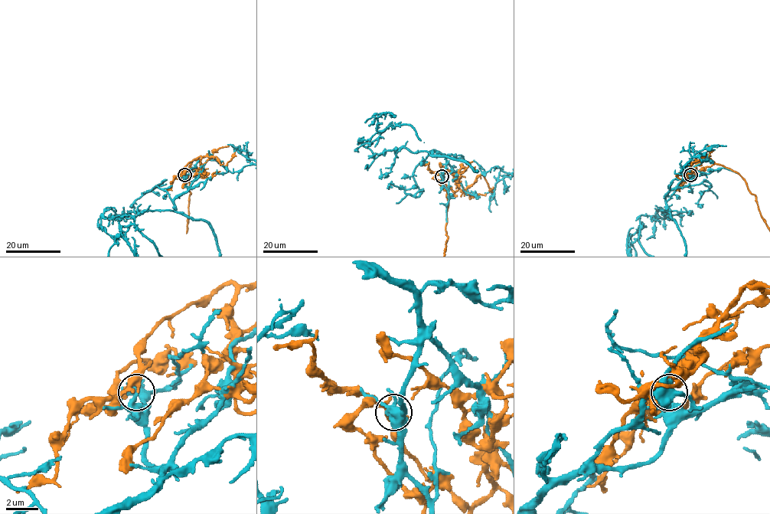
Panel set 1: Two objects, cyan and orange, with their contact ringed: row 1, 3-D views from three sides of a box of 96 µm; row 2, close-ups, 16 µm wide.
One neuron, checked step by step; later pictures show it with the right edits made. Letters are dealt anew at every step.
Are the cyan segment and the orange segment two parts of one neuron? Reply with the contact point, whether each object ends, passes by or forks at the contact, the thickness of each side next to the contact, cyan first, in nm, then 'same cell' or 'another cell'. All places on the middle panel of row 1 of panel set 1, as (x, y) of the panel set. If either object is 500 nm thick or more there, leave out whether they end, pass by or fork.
at (442, 176); cyan ends there; orange passes by; 360 nm thick on the cyan side, 240 nm on the other; another cell

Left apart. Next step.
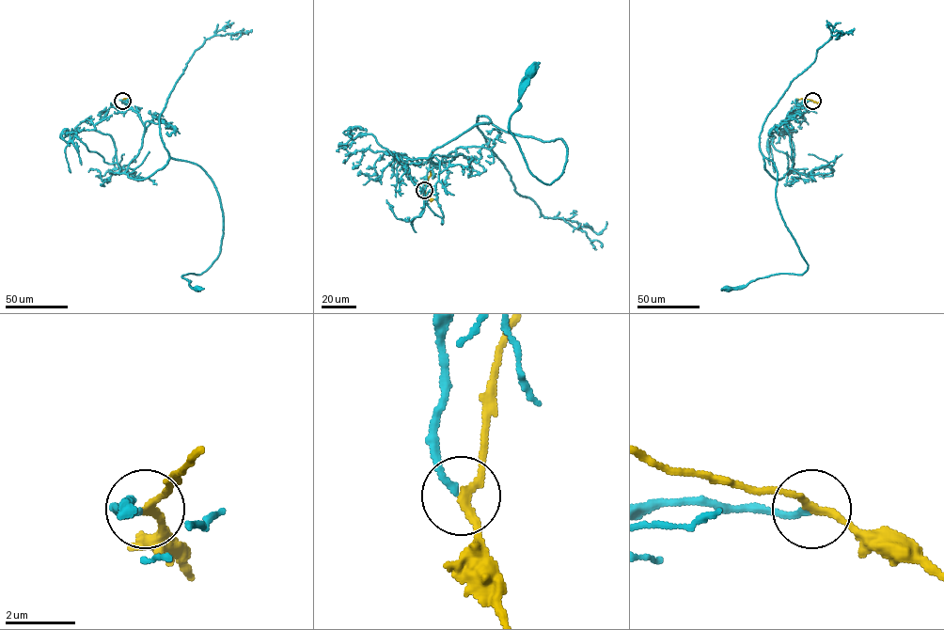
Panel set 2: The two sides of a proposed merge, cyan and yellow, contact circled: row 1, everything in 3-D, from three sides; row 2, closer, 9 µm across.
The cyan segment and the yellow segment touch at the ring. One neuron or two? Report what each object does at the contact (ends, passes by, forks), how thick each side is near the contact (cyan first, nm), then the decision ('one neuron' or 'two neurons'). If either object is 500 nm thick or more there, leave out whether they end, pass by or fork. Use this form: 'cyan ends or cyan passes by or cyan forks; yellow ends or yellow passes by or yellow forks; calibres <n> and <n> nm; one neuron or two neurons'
cyan ends; yellow passes by; calibres 180 and 200 nm; one neuron

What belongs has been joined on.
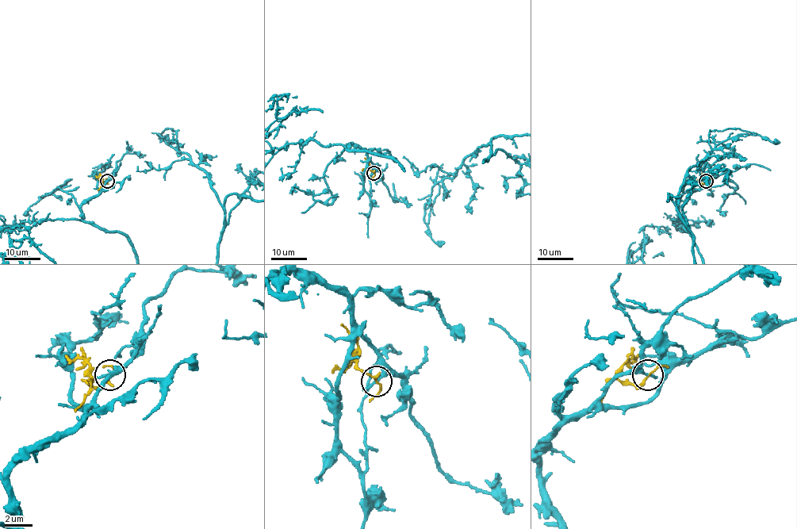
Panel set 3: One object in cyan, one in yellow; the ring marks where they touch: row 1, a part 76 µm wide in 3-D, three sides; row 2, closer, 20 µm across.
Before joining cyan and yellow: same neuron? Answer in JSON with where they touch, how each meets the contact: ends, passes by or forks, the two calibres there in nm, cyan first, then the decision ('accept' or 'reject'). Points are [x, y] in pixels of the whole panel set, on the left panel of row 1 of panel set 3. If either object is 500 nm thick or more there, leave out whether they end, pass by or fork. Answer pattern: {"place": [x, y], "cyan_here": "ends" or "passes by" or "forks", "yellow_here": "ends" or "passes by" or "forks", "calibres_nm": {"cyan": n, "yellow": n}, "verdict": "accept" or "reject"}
{"place": [107, 181], "cyan_here": "ends", "yellow_here": "passes by", "calibres_nm": {"cyan": 280, "yellow": 130}, "verdict": "reject"}

